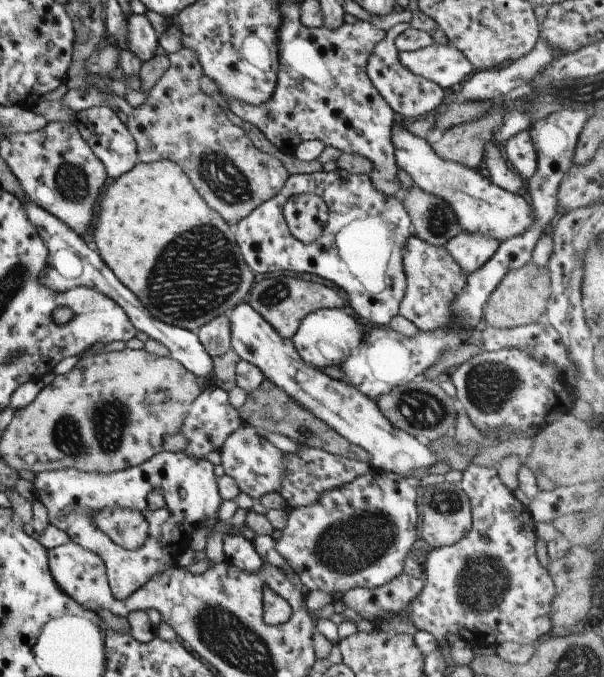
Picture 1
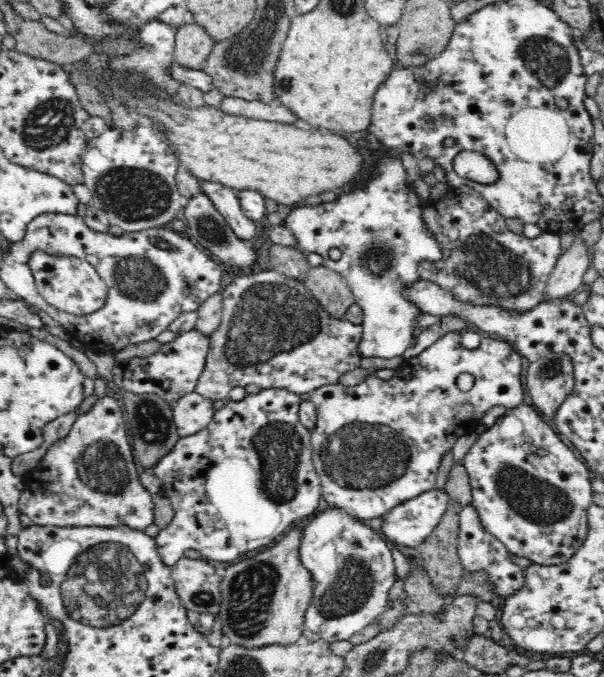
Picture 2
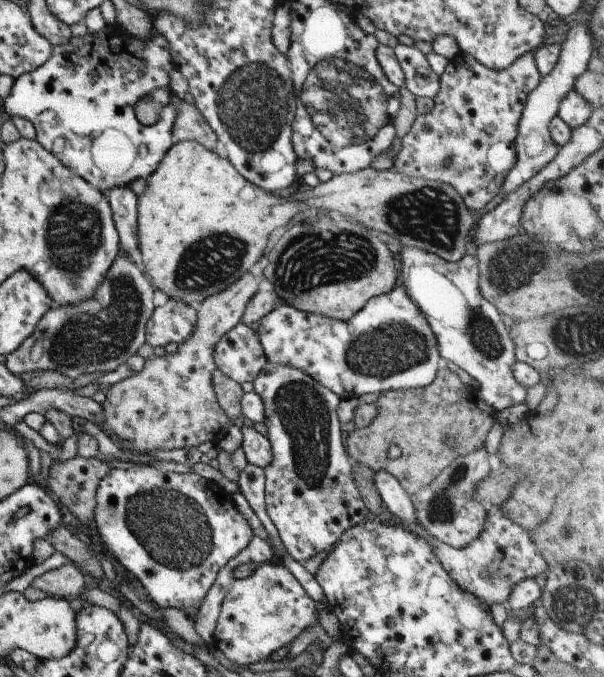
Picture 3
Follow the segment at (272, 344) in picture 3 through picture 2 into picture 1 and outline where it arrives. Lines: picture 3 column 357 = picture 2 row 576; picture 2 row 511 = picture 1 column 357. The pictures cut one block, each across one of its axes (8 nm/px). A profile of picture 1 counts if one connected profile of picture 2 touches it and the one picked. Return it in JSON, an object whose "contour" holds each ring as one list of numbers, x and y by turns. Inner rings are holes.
{"contour":[[345,306,334,309,321,309,309,313,302,320,298,331,291,339,297,354,312,367,340,366,364,336,364,332,360,331,354,316,350,314,351,311,350,308]]}

